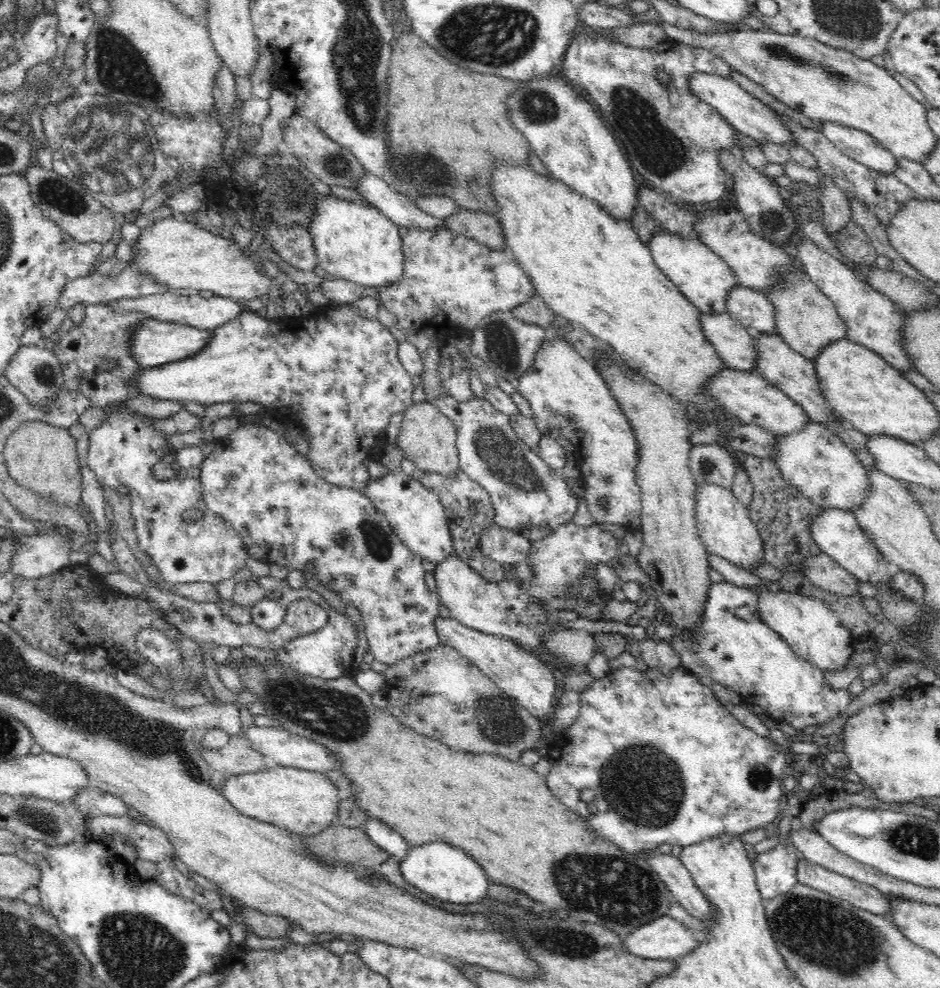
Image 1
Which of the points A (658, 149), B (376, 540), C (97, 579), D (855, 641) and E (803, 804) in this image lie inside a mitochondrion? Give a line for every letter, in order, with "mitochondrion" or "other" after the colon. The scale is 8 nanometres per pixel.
A: mitochondrion
B: mitochondrion
C: other
D: other
E: other

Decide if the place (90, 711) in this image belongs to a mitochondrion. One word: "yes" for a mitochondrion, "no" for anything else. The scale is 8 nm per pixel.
yes

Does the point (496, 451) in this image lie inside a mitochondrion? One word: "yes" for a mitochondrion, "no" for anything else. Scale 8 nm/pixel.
yes

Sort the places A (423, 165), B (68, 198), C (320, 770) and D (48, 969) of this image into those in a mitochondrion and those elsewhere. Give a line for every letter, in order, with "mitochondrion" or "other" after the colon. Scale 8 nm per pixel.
A: mitochondrion
B: mitochondrion
C: other
D: mitochondrion

